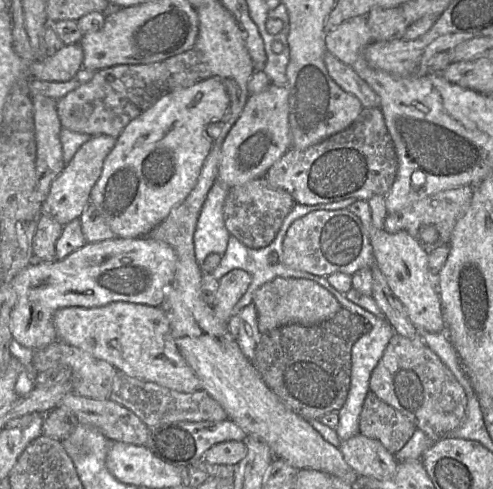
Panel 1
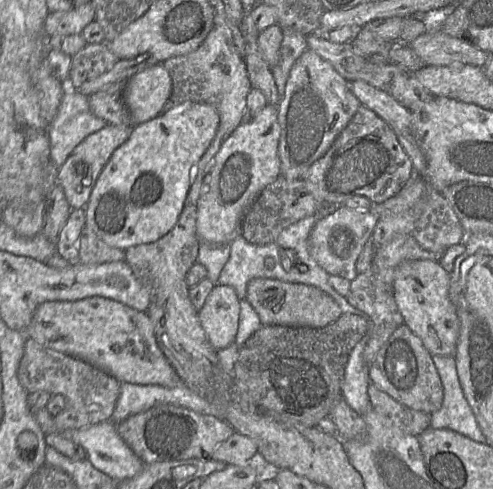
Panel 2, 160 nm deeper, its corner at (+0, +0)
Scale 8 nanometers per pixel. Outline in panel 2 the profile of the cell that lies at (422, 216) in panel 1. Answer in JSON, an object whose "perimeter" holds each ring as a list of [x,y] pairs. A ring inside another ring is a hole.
{"perimeter":[[[412,234],[398,235],[375,252],[372,265],[366,272],[357,274],[356,278],[350,282],[346,299],[350,305],[365,312],[373,322],[371,337],[363,352],[366,363],[370,365],[373,362],[376,354],[391,334],[404,323],[393,292],[394,275],[397,267],[408,260],[430,259],[438,261],[441,255],[423,249]]]}

